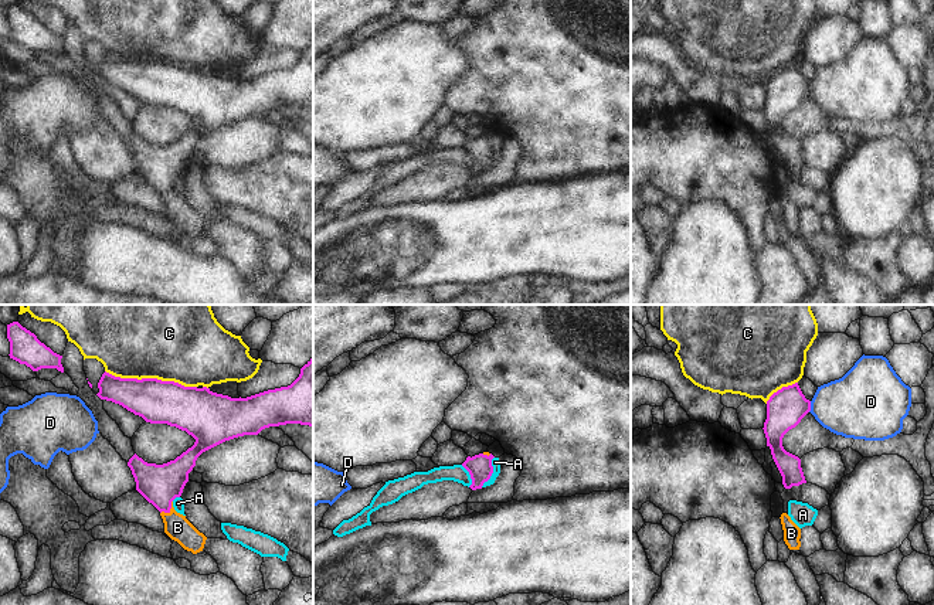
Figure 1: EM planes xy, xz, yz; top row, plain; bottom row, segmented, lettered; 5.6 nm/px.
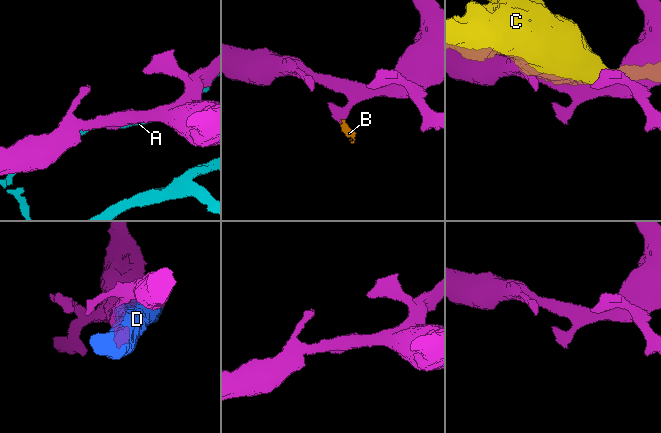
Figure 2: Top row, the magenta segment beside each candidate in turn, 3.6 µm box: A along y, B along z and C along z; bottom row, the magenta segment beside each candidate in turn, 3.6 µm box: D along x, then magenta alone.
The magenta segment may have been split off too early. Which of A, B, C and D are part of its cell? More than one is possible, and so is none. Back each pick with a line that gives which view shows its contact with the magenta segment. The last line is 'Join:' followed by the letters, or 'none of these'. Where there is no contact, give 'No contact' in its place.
B: Touches magenta in xy
Join: B

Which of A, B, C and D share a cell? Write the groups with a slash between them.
A / B / C / D

